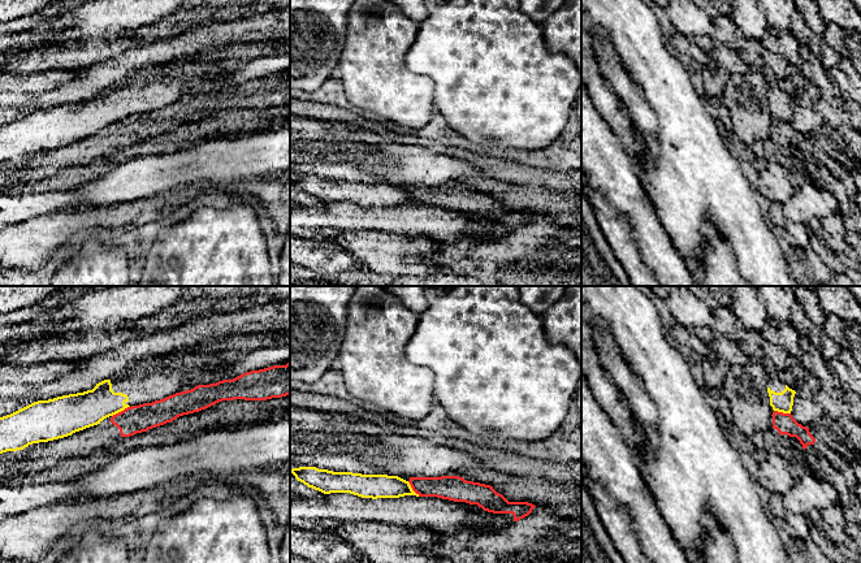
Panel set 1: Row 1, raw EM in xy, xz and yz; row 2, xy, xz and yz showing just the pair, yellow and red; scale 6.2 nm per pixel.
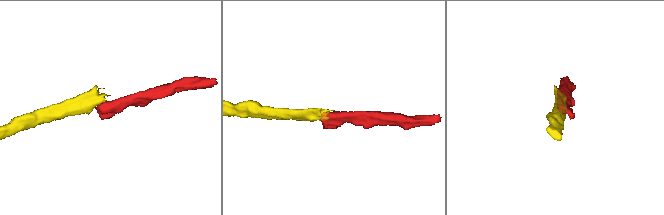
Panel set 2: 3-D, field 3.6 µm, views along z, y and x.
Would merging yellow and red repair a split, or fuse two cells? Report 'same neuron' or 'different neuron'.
different neuron

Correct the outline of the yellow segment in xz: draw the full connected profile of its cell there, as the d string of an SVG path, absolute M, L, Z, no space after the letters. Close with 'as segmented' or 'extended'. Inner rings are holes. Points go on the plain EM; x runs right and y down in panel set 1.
M299 176L290 178L290 181L298 190L324 203L350 202L372 208L419 205L410 191L398 185L333 181L316 176Z; as segmented

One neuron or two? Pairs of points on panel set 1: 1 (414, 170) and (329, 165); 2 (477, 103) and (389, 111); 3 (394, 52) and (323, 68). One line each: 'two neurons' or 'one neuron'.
1: one neuron
2: two neurons
3: two neurons

